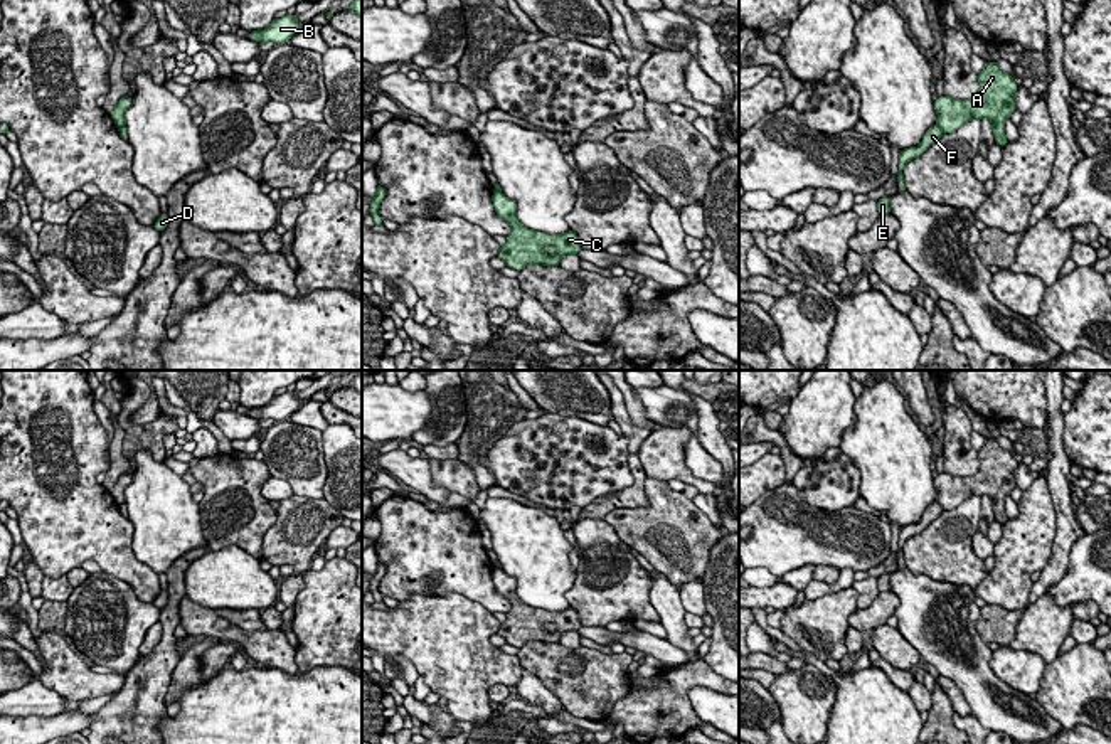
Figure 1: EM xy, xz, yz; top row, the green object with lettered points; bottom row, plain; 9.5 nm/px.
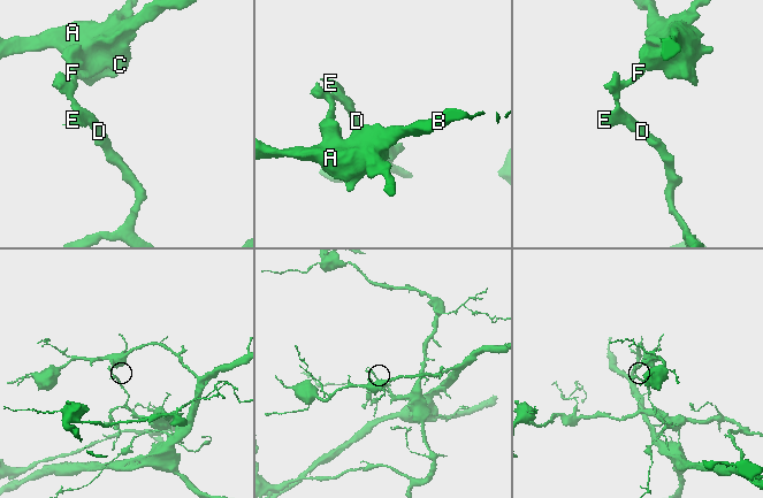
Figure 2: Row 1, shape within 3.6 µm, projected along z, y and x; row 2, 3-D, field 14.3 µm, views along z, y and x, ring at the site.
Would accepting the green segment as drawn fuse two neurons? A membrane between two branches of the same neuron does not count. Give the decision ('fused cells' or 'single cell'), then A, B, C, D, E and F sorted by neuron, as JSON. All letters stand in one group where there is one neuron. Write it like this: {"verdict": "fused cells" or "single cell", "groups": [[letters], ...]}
{"verdict": "fused cells", "groups": [["A", "B", "C"], ["D", "E", "F"]]}

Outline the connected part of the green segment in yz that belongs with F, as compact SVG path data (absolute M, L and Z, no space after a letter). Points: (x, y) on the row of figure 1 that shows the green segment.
M934 125L924 133L924 138L919 146L911 146L907 150L902 150L899 155L899 173L897 173L897 182L899 182L899 190L897 192L906 192L906 183L904 183L904 167L907 162L917 158L922 155L933 143L936 143L943 136L943 130Z

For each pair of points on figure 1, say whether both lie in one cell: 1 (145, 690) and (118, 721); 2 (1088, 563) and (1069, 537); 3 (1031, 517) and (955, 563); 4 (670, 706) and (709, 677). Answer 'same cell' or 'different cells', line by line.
1: same cell
2: different cells
3: different cells
4: same cell

